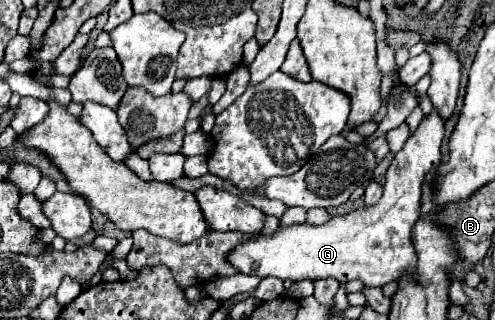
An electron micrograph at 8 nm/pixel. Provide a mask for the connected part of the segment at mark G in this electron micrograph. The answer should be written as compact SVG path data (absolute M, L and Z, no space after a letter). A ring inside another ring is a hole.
M432 112L422 120L418 130L406 140L404 148L394 156L388 172L386 172L386 184L384 194L376 206L360 208L354 212L348 212L344 216L334 216L326 220L320 226L314 224L292 224L292 226L278 226L274 234L260 232L256 238L242 242L228 254L228 262L238 268L242 274L252 274L258 278L264 276L276 276L280 280L318 280L318 278L336 278L340 280L362 280L366 286L382 288L388 282L398 282L404 274L410 274L416 270L416 252L410 240L412 226L420 218L420 196L422 196L422 182L430 168L440 164L440 144L444 138L444 120Z

